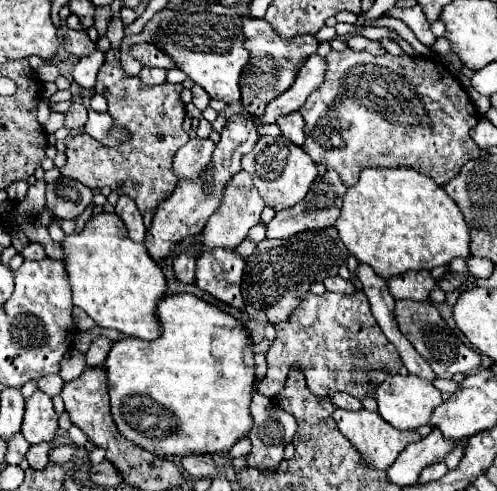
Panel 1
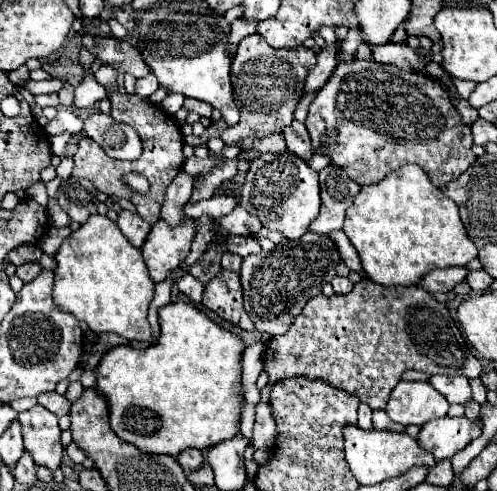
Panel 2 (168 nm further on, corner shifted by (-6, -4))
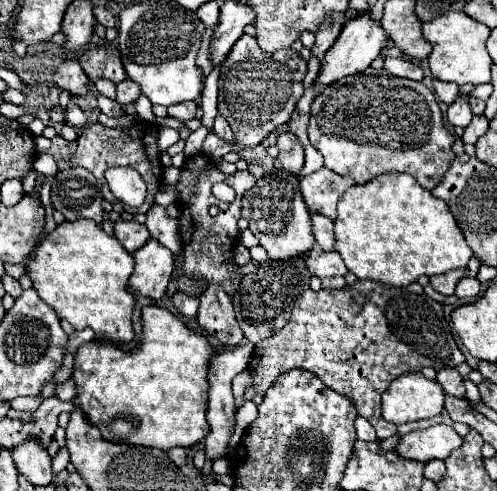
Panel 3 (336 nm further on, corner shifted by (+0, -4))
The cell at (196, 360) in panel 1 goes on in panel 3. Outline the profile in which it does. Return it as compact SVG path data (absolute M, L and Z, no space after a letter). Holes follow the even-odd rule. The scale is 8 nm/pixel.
M145 306L141 310L141 324L143 324L143 342L139 344L139 348L131 350L131 352L123 352L115 346L109 346L109 344L99 344L99 342L87 342L83 344L77 354L75 354L75 368L73 368L73 380L77 384L77 398L75 398L75 404L87 414L89 422L95 424L99 430L101 430L101 436L109 442L123 442L123 444L135 444L135 446L147 446L147 448L159 448L163 452L175 448L175 446L183 446L183 448L189 448L189 446L195 446L199 444L207 434L209 434L209 424L207 424L207 418L205 418L205 412L207 412L207 392L209 392L209 364L213 360L213 356L217 354L217 348L203 336L203 334L197 334L193 332L191 328L187 328L175 314L171 314L167 308L159 308L159 306Z

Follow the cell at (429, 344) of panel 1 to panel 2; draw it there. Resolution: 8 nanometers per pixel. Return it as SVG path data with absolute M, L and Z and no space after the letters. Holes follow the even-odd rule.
M367 278L355 284L349 294L343 296L333 294L329 298L319 294L311 298L305 304L303 312L291 324L289 332L283 336L273 336L265 344L263 364L269 382L267 386L261 388L261 402L269 402L269 392L275 382L301 374L309 378L327 380L331 386L357 396L371 410L385 408L391 390L401 380L401 374L405 370L421 370L427 374L449 374L449 376L463 374L467 378L481 376L481 362L467 348L445 304L437 302L421 286L385 288Z

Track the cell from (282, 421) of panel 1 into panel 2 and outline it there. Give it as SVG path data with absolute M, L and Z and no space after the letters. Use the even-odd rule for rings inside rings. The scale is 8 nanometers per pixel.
M259 402L253 436L251 436L251 446L259 448L259 450L271 450L273 444L275 444L275 420L271 416L269 404Z

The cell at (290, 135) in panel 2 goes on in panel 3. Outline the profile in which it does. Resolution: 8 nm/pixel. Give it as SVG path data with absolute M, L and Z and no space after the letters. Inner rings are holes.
M285 132L277 138L277 148L279 148L279 160L283 168L291 174L299 174L303 168L303 146L297 140L293 132Z

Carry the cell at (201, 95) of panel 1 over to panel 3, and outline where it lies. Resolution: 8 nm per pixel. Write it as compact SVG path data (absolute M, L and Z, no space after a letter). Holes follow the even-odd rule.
M181 102L181 104L173 104L167 108L167 114L173 116L173 118L179 118L183 122L195 118L195 112L197 112L197 104L195 102Z

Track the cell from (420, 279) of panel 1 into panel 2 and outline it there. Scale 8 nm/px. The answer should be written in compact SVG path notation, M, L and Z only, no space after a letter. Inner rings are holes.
M443 268L443 270L431 270L421 282L419 286L427 288L427 292L451 292L455 288L455 284L463 282L467 276L467 268Z

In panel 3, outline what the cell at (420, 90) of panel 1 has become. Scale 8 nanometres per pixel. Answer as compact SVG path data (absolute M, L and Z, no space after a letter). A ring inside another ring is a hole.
M367 68L353 76L345 76L329 84L323 94L315 96L311 120L307 126L309 142L323 154L325 166L341 176L351 176L357 184L367 184L383 172L407 172L423 188L433 190L449 170L455 152L451 150L455 136L447 130L435 94L423 84L409 78L397 78L385 70Z

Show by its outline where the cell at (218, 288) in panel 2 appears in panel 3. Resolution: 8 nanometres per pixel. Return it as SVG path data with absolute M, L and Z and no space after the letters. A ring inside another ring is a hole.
M211 284L201 296L199 296L199 314L197 322L213 336L217 336L227 346L239 346L243 340L243 332L235 320L233 302L231 296L217 288L217 284Z

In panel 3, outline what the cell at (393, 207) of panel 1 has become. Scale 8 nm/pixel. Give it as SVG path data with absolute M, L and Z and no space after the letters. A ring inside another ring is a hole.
M385 172L363 186L351 186L337 206L337 252L359 280L377 280L405 288L419 276L465 268L473 256L449 206L401 172Z

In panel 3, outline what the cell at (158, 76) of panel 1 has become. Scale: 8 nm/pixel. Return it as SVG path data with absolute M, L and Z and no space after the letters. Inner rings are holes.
M123 80L123 82L119 82L117 84L117 102L119 104L127 104L127 102L133 102L133 100L137 100L139 98L139 94L141 94L141 90L137 88L137 84L133 84L133 80Z

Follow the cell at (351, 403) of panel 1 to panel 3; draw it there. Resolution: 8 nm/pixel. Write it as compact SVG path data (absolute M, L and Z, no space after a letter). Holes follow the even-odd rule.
M357 416L355 418L355 430L357 430L357 438L359 440L377 440L377 436L375 436L375 430L373 430L373 426L363 418L363 416Z

